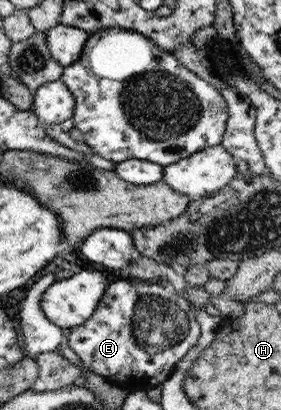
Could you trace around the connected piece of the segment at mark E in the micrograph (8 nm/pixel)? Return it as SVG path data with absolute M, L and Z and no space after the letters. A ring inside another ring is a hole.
M133 279L110 283L101 296L96 310L83 324L72 327L69 333L69 347L79 355L84 366L92 373L102 376L111 384L133 391L147 391L161 386L174 373L176 364L198 342L201 326L195 310L183 296L170 292L156 282L142 282Z

